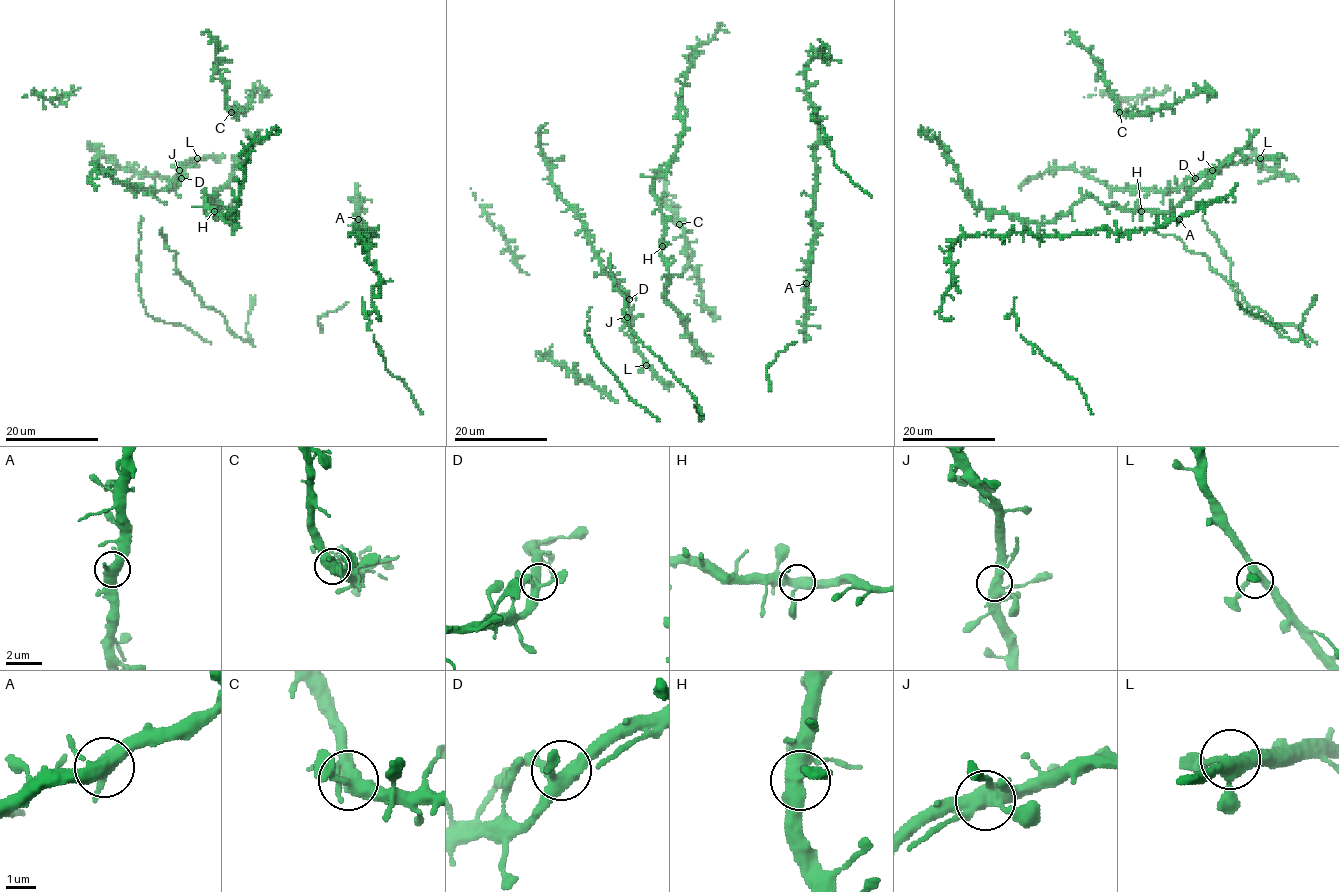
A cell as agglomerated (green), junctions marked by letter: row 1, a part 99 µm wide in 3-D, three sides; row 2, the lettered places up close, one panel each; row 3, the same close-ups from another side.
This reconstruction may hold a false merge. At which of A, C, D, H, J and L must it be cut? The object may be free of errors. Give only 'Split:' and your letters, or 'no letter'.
Split: no letter

